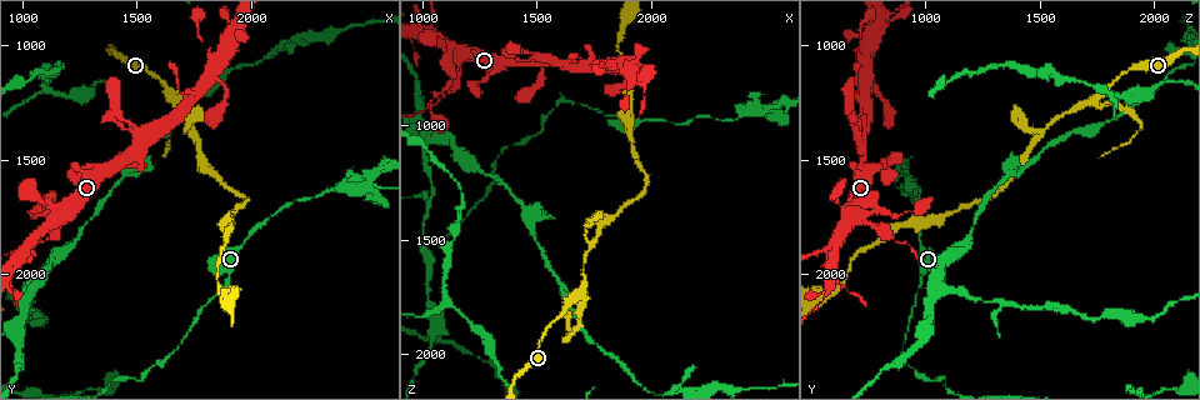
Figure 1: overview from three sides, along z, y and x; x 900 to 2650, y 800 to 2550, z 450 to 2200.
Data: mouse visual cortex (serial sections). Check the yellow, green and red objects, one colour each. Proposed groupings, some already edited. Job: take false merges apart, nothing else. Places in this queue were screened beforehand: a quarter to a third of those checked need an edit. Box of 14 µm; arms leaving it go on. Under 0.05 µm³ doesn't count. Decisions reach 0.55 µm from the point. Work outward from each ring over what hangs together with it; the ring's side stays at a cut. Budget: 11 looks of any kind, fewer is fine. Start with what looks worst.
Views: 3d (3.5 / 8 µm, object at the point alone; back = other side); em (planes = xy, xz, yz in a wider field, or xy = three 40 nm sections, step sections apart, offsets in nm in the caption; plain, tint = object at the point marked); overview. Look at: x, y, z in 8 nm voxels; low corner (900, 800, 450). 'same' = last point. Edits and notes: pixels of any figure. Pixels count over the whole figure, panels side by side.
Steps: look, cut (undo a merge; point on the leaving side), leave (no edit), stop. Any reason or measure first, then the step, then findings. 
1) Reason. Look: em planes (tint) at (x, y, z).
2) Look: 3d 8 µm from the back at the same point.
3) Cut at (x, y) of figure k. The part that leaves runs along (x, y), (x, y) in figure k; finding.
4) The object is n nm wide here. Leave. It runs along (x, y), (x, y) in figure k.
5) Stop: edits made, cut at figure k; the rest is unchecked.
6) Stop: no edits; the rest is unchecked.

Look: em xy step 1 (tint) at (1680, 1230, 1750).

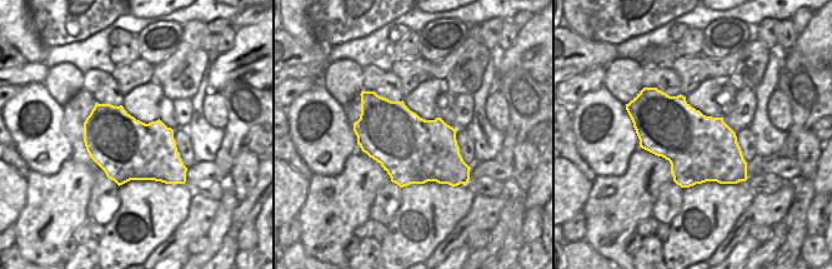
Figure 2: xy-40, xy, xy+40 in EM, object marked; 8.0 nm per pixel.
Look: 3d 3.5 µm from the back at the same point.

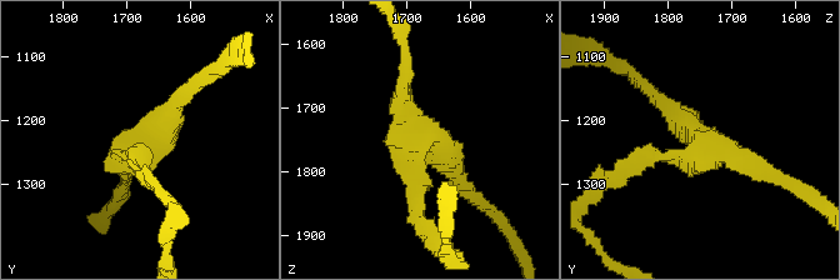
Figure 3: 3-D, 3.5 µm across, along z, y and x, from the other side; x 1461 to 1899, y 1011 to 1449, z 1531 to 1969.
The arms are 200, 200, 250 nm wide. Leave. It runs along (656, 96), (704, 146), (778, 178) in figure 3; one cell here.

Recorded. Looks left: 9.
Three-way junction. Look: 3d 3.5 µm at (1730, 1380, 1510).

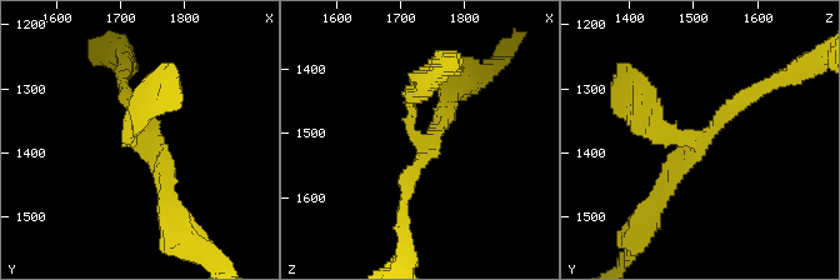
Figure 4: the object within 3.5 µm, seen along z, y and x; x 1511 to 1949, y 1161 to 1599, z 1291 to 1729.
3 arms meet here; the arms are 200, 200, 200 nm wide; shape alone is not enough. Look: em planes (tint) at (1735, 1375, 1520).

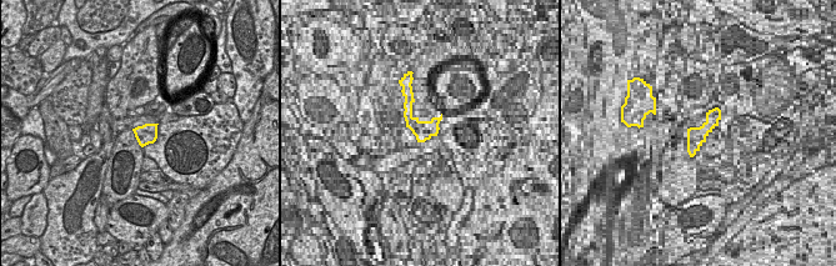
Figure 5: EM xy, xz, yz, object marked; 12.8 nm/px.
Leave. It runs along (765, 85), (726, 111), (660, 200) in figure 4; all the same cell.

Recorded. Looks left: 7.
Abrupt turn. Look: 3d 8 µm at (1150, 1740, 720).

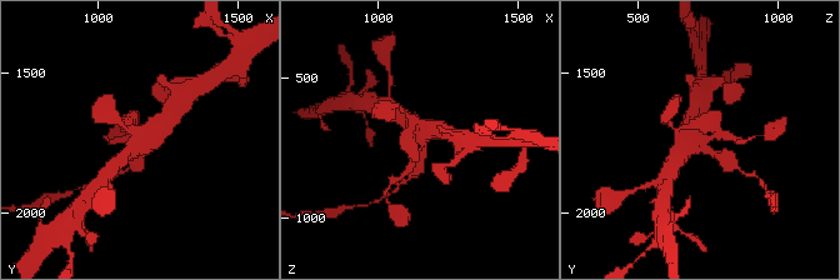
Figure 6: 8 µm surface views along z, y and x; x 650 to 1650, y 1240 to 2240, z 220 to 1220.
Closer look. Look: 3d 3.5 µm at (1150, 1730, 720).

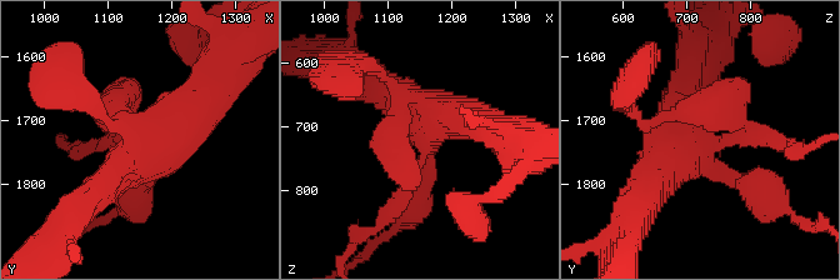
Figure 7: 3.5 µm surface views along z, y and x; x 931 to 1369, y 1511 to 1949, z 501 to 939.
Look: em xy step 5 (tint) at (1160, 1735, 715).

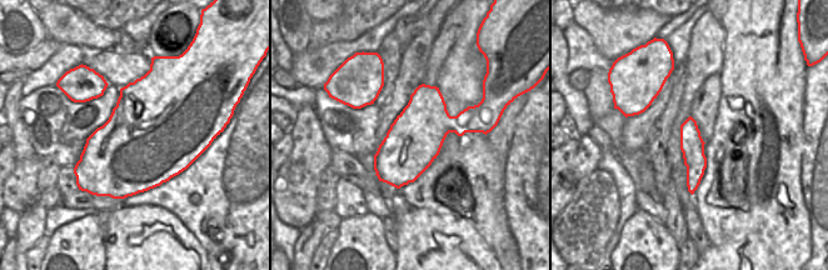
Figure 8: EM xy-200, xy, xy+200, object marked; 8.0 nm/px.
Cut at (421, 208) of figure 7. The part that leaves runs along (724, 173), (755, 184), (804, 223) in figure 7; two cells meet here.

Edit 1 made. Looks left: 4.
Redraw. Look: overview.

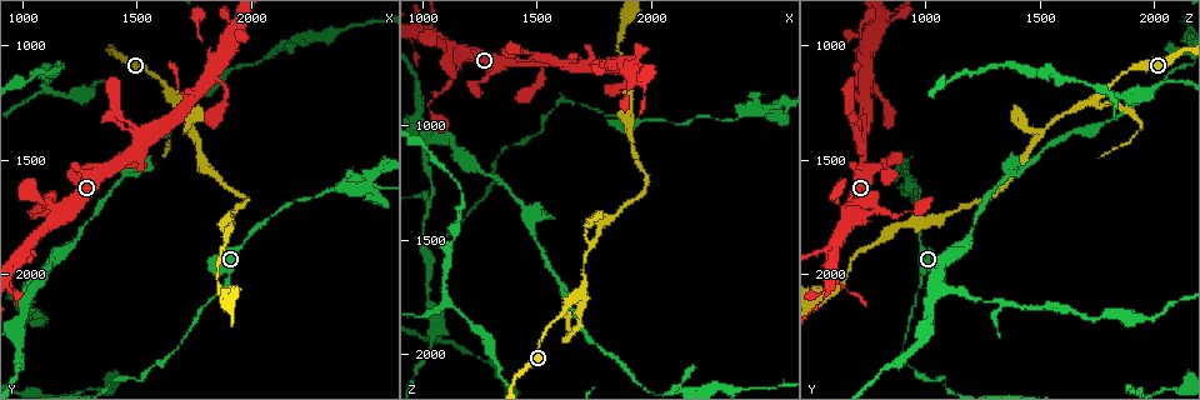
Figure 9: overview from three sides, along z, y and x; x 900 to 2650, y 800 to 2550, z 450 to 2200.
A narrow waist. Look: 3d 3.5 µm at (1560, 2410, 940).

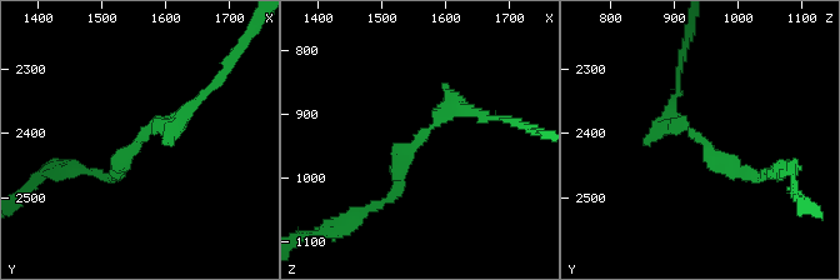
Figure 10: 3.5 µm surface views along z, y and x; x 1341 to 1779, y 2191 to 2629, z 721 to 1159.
The arms are 150, 200 nm wide. Look: em xy step 3 (tint) at (1560, 2415, 950).

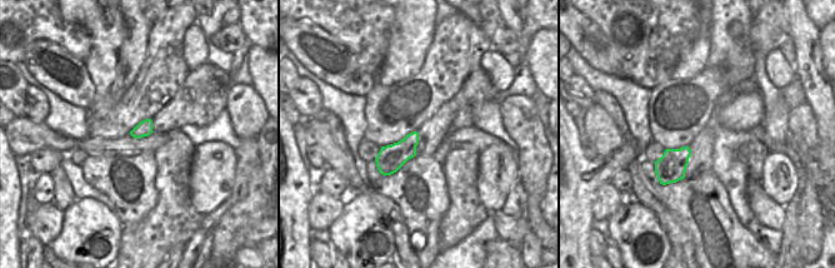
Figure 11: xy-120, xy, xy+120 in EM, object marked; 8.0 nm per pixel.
Leave. It runs along (471, 113), (440, 115), (379, 205) in figure 10; continuous, no second cell.

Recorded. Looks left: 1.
Stop: edits made, cut at figure 7; the rest is unchecked.

